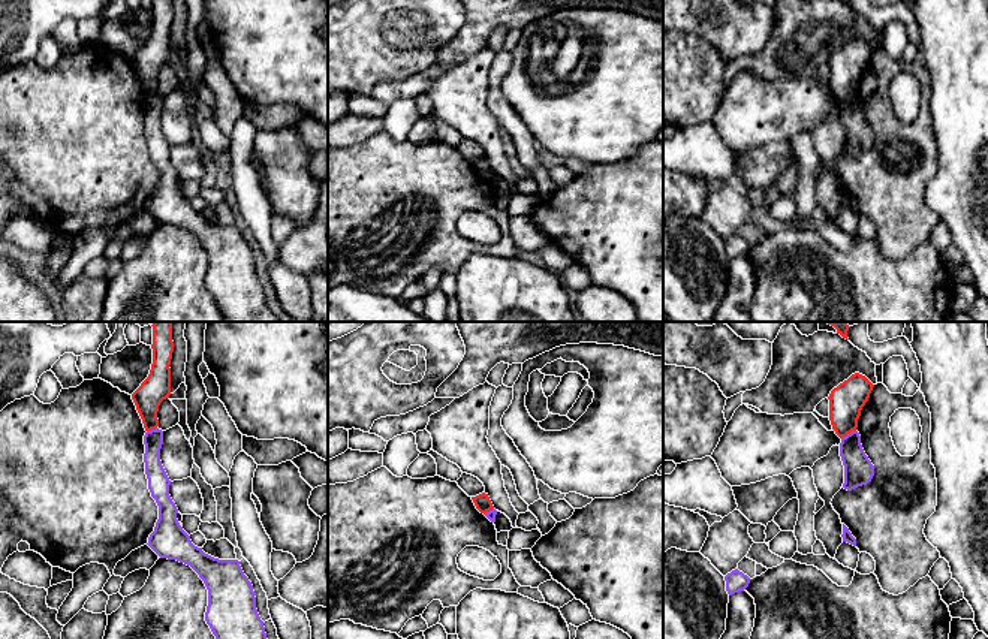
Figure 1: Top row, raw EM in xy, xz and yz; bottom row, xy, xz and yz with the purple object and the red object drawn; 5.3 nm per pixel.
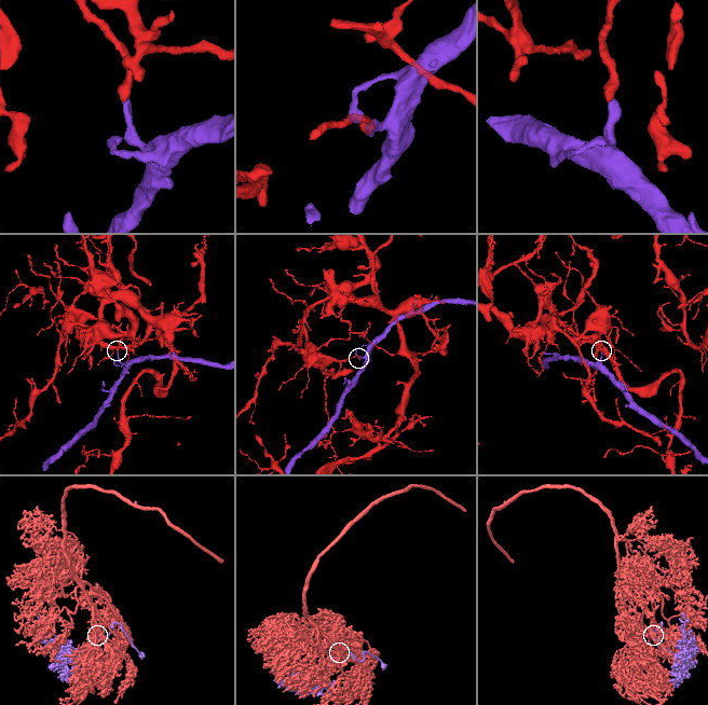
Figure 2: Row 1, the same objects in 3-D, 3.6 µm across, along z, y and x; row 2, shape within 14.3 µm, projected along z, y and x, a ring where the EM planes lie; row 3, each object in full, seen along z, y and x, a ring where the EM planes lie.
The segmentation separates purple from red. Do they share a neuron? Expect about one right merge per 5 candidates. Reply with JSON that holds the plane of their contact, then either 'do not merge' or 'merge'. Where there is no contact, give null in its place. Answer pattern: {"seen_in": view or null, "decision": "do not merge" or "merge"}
{"seen_in": "yz", "decision": "do not merge"}

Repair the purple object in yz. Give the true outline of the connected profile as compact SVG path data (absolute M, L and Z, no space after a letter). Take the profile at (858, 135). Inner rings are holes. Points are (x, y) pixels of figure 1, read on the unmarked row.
M852 96L841 103L840 121L844 130L844 154L852 156L871 147L874 141L874 130L862 114L858 96Z

